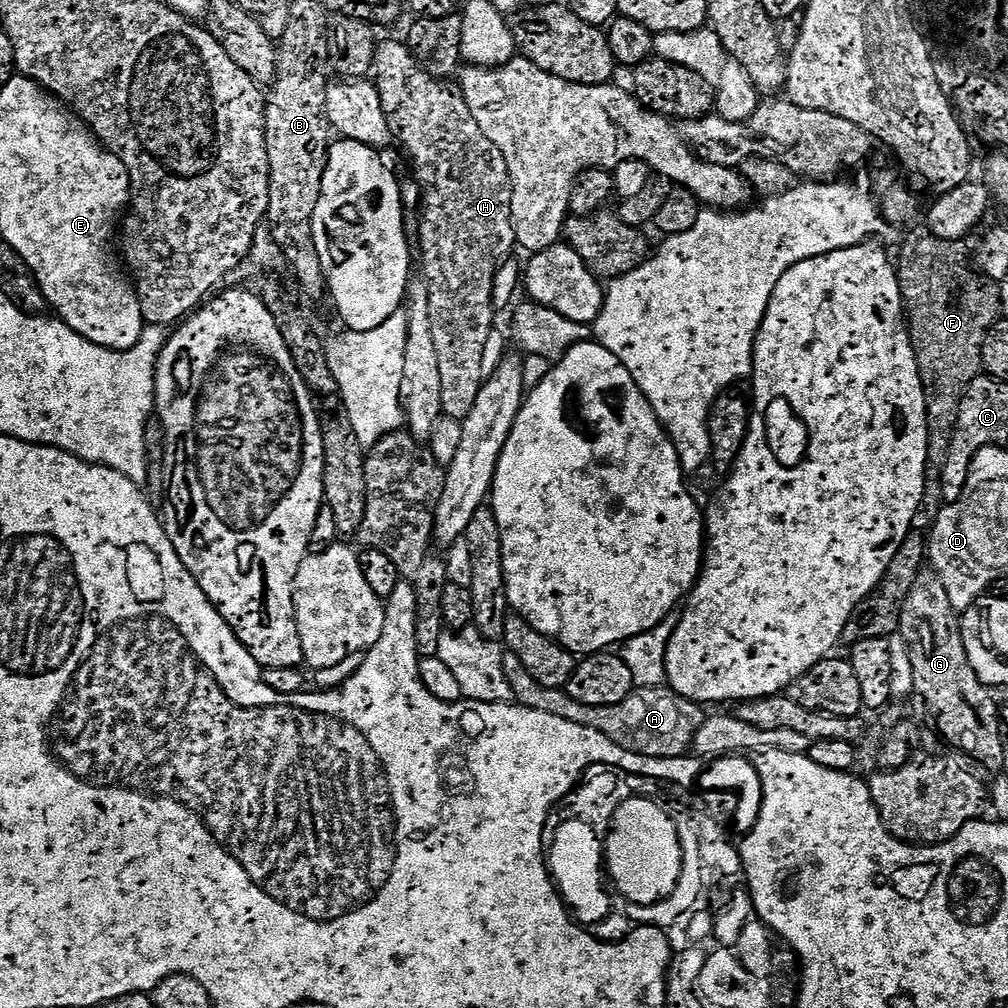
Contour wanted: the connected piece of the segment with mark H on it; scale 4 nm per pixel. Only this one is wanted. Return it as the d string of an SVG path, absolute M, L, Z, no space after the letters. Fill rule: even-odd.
M389 38L381 39L377 43L374 83L378 94L382 98L384 113L390 117L395 131L398 133L398 140L404 143L404 148L408 151L409 158L412 159L412 168L416 171L414 180L420 186L420 203L418 205L418 213L420 212L420 250L418 246L418 264L419 267L420 264L424 267L422 279L430 298L430 326L434 330L434 350L438 353L438 371L440 377L442 377L442 410L445 416L462 422L470 414L470 410L474 410L474 401L478 398L478 390L482 390L486 379L486 373L482 366L482 354L485 353L486 338L489 337L494 328L494 322L492 322L492 315L494 315L492 295L494 294L496 271L500 269L500 265L505 260L513 255L512 248L517 247L514 226L512 225L512 189L508 182L506 158L502 158L502 150L498 150L498 146L494 146L494 142L490 142L490 138L486 138L482 126L478 126L478 122L474 122L474 114L470 114L470 106L466 106L464 93L457 90L453 85L452 89L451 83L432 77L425 68L421 67L420 61L408 48L407 43L400 43Z

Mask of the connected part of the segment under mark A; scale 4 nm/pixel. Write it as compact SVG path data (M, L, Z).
M512 652L504 653L504 669L506 682L510 682L515 703L530 710L542 710L542 714L566 718L566 722L574 722L583 728L598 730L598 734L606 734L606 738L622 746L622 750L630 750L634 754L650 758L685 755L692 747L694 734L698 734L706 718L705 709L695 700L682 698L667 686L636 688L625 700L614 706L586 706L582 702L574 702L574 698L570 698L567 691L538 686L538 682L530 678L526 666L522 666L522 662L518 662L518 658Z

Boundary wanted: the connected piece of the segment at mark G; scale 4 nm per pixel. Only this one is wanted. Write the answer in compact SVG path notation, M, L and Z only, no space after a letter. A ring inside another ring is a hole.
M922 570L918 578L914 578L914 586L910 586L910 594L906 594L906 606L902 606L902 618L898 635L908 644L910 666L914 666L914 696L932 715L938 731L944 735L948 744L953 744L960 752L965 752L976 764L981 764L988 772L1000 774L1004 768L1004 740L1000 726L1000 708L991 696L989 689L974 674L974 666L970 666L970 658L966 658L966 646L962 642L962 634L950 597L942 586L942 578L937 572Z

